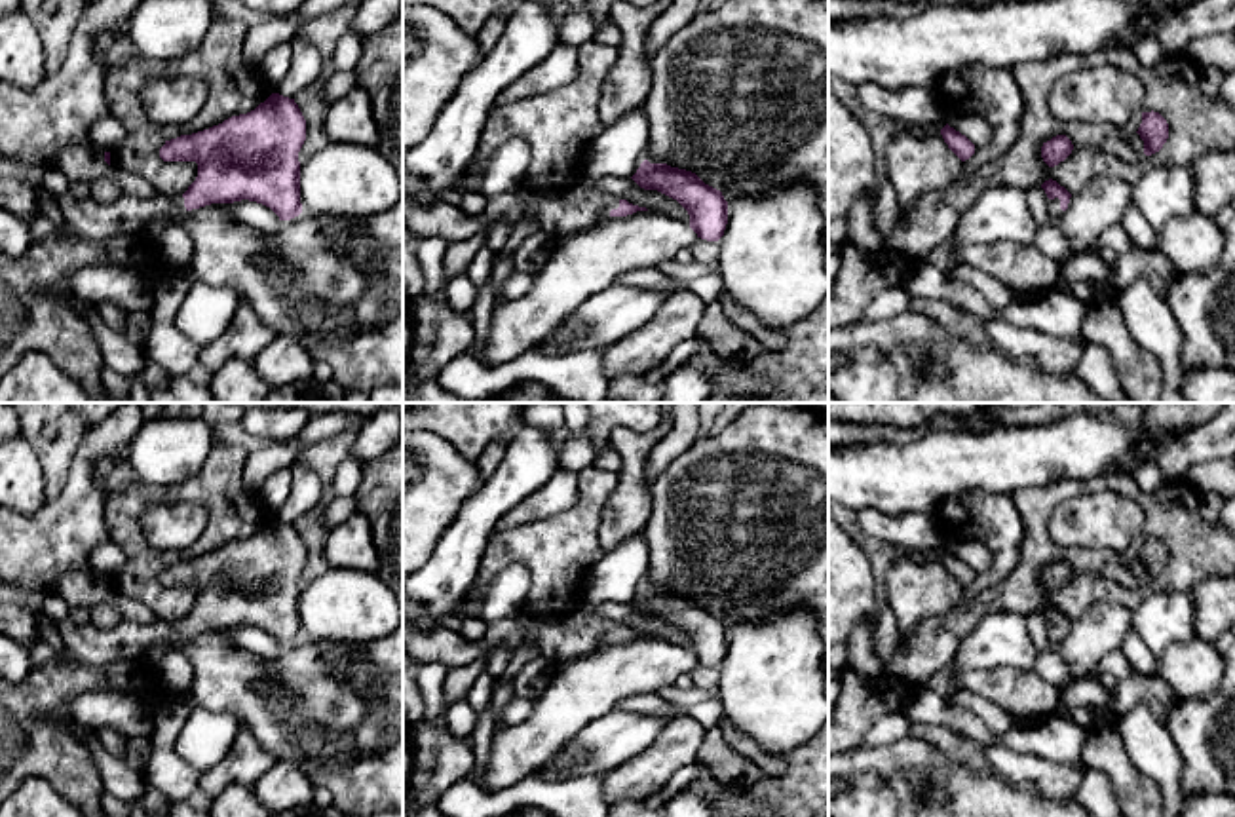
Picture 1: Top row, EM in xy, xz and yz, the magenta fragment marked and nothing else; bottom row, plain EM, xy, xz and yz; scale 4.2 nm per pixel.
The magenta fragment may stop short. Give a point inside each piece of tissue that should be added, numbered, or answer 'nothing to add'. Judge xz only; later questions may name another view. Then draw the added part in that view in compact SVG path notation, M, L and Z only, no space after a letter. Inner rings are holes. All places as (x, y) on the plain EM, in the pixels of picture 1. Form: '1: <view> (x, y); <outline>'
1: xz (557, 641); M509 618L486 625L484 636L479 642L473 642L443 625L422 631L403 621L403 646L420 665L441 663L450 671L473 663L494 648L517 652L528 640L532 640L538 652L551 661L578 657L598 644L610 642L610 636L618 633L618 621L600 618L589 618L578 625L543 621L536 629L521 618Z

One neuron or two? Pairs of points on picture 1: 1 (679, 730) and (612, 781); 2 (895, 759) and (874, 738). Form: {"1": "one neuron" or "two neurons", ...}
{"1": "one neuron", "2": "two neurons"}

